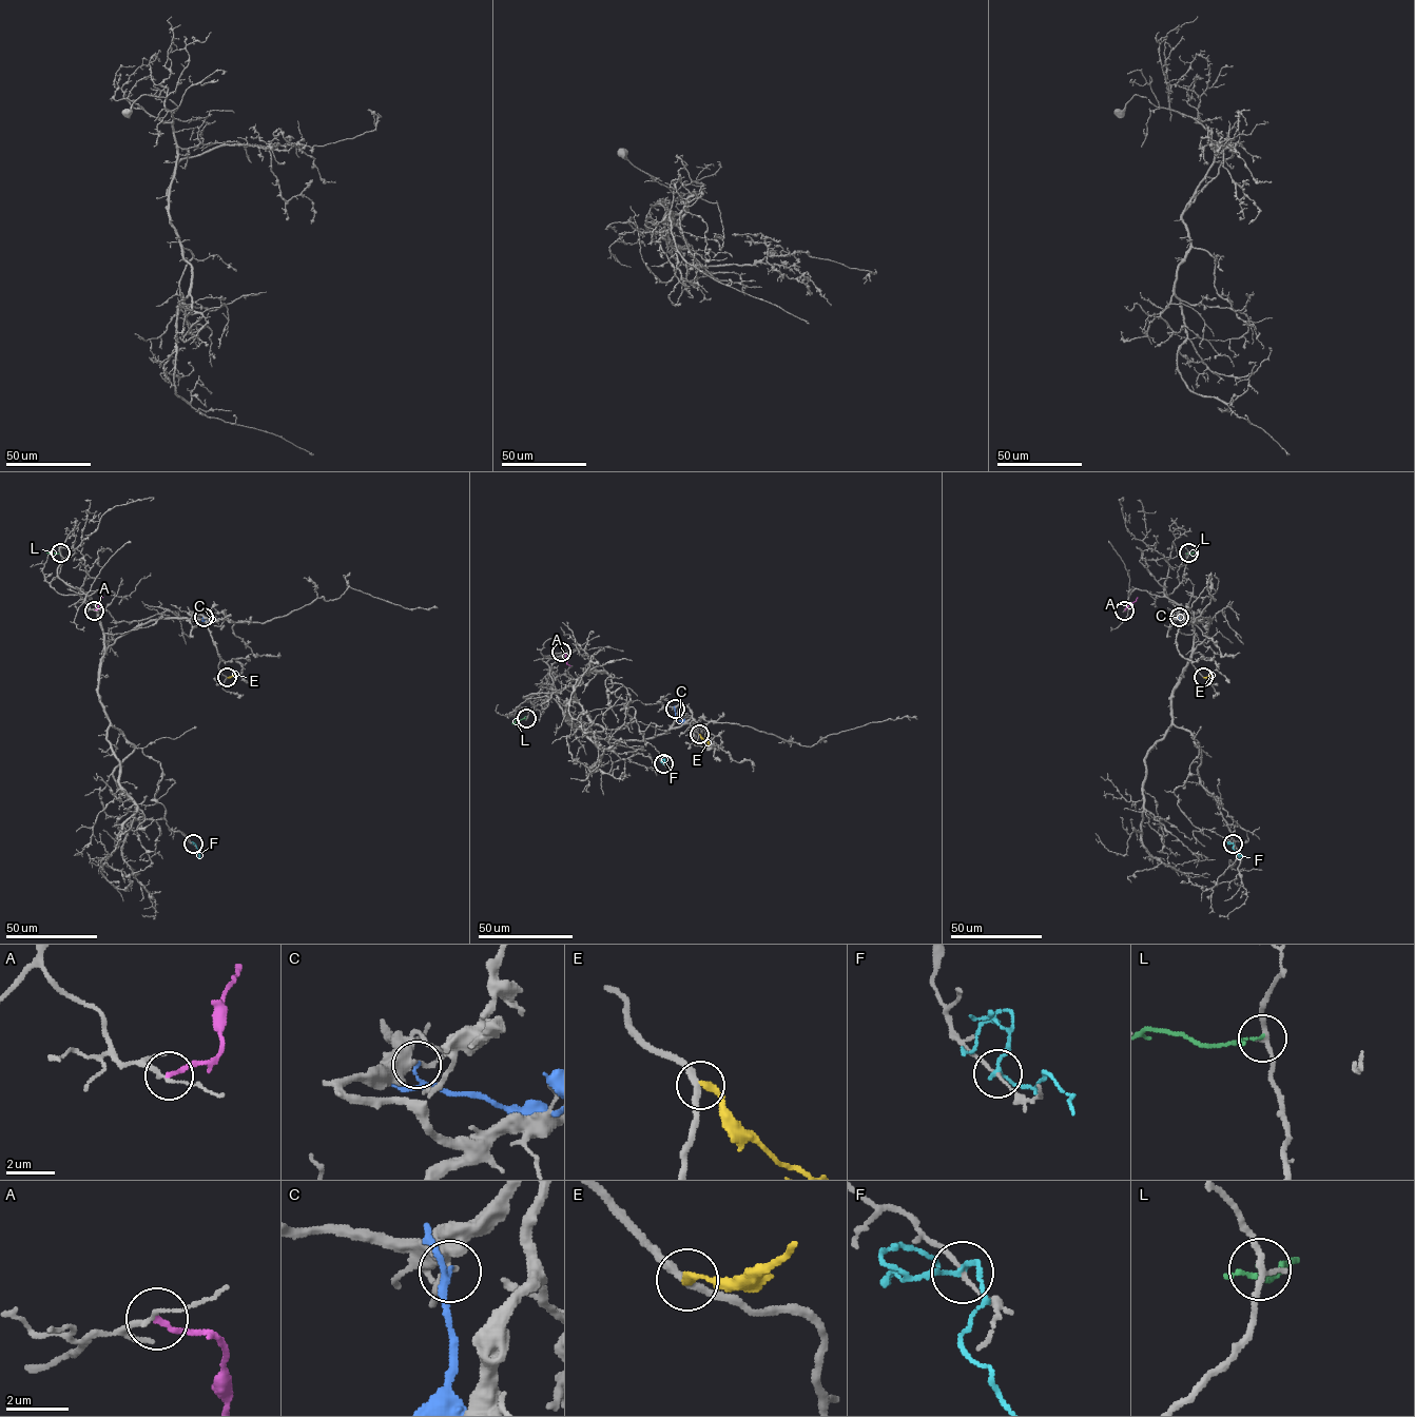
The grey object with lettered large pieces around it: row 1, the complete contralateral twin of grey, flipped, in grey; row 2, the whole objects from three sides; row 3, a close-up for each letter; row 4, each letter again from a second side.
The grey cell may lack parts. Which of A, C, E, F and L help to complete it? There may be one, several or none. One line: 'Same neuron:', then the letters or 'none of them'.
Same neuron: none of them

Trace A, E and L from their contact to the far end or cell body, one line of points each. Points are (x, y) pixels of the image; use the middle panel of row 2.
A: (562, 652), (570, 665)
E: (699, 734), (713, 744)
L: (526, 718), (512, 722)

